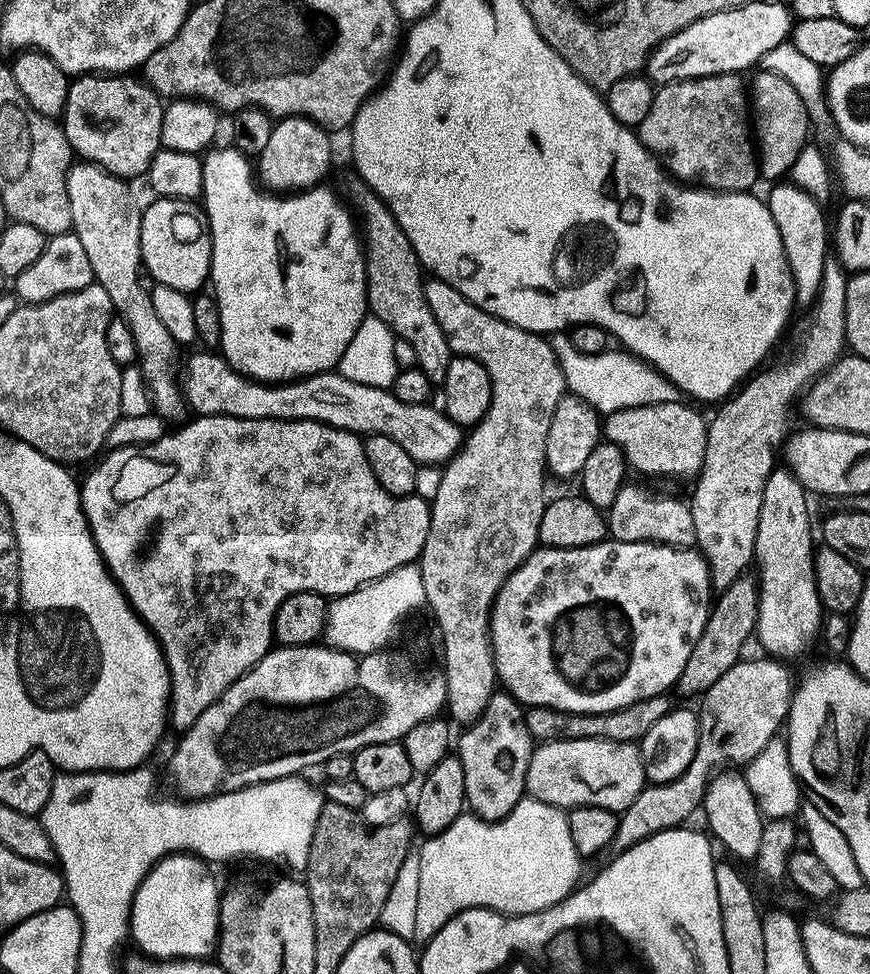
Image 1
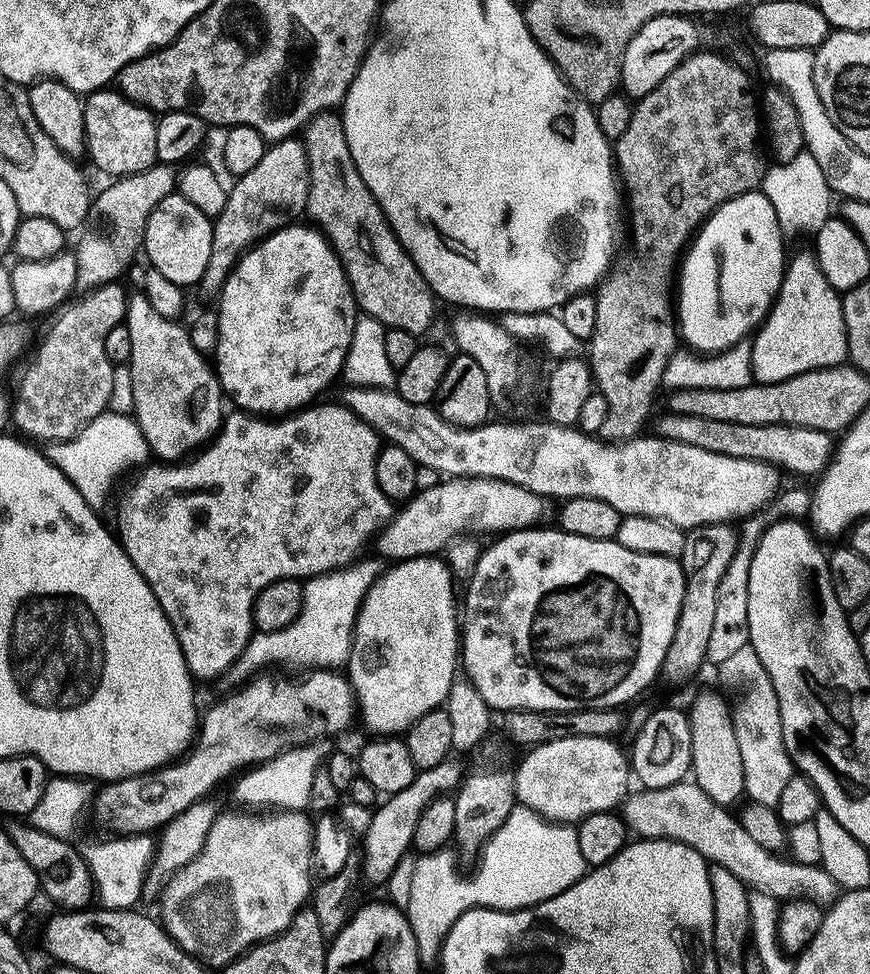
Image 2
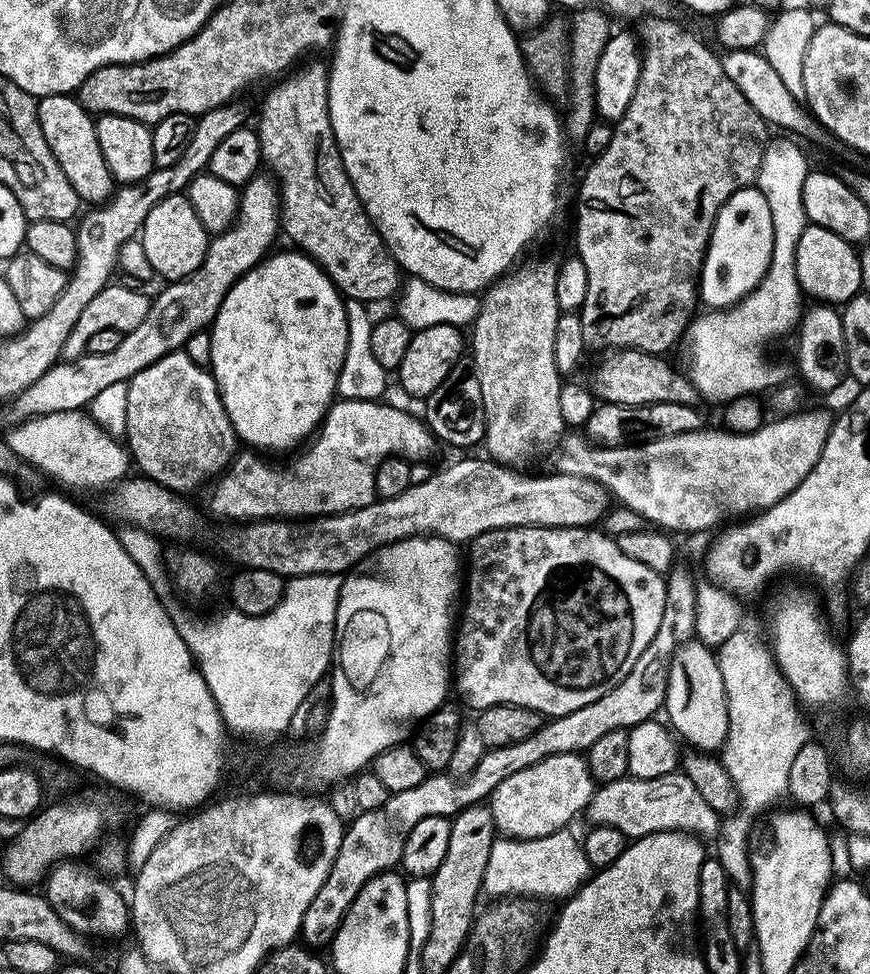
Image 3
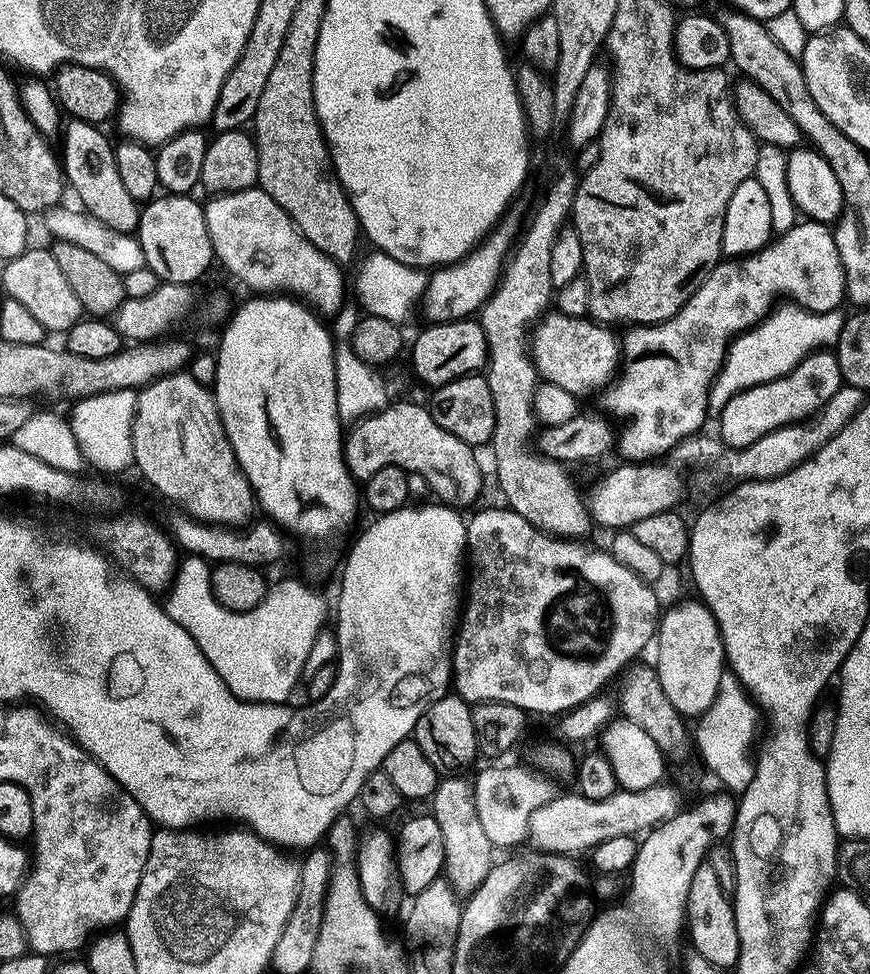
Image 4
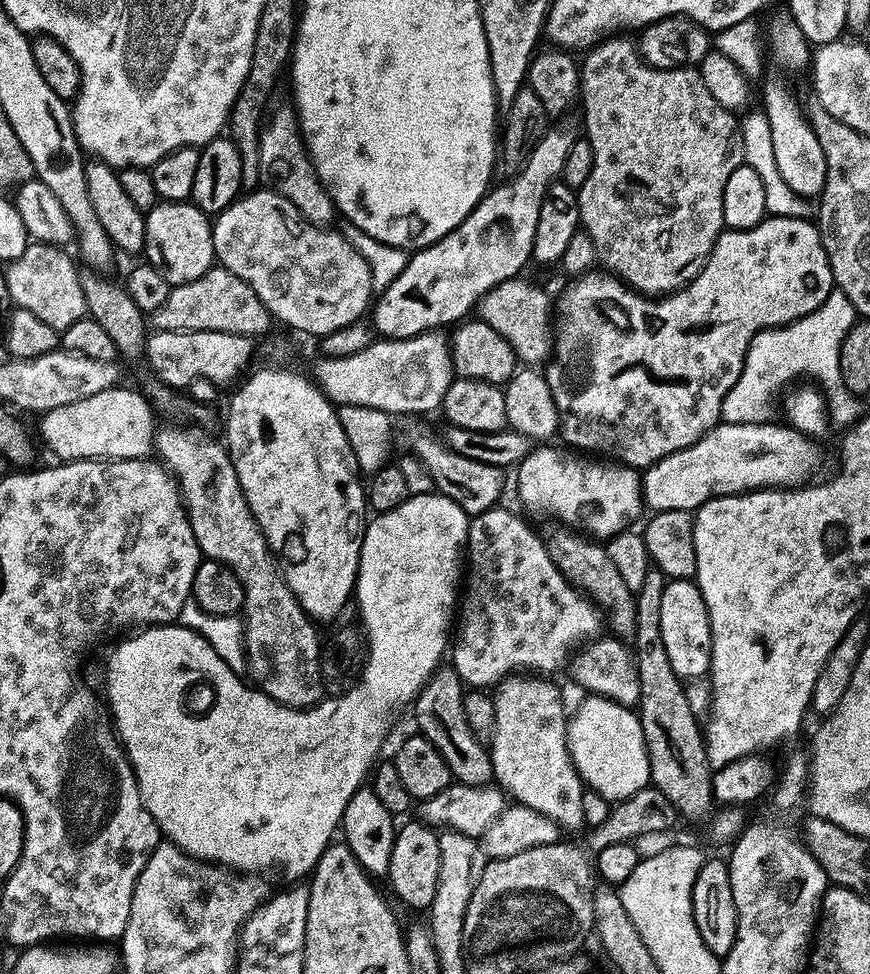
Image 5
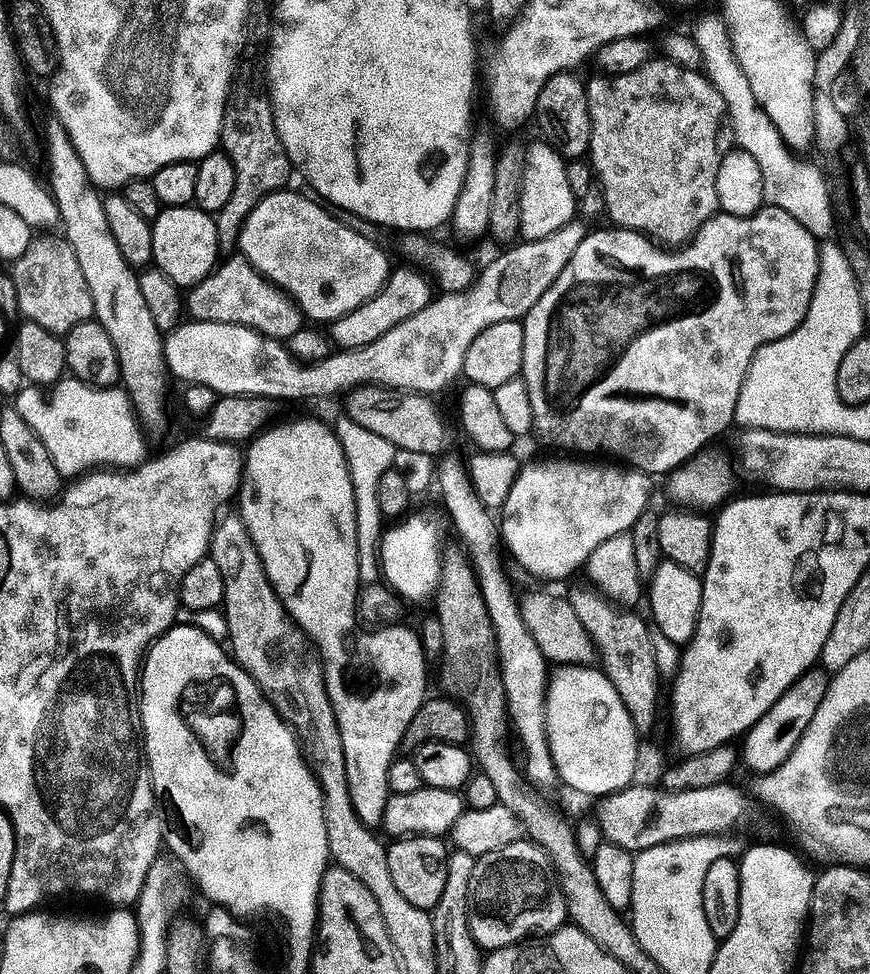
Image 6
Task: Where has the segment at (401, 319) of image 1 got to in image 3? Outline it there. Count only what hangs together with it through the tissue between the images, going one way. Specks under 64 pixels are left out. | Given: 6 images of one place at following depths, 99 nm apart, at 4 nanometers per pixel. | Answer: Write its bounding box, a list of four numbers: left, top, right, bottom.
[258,58,402,306]

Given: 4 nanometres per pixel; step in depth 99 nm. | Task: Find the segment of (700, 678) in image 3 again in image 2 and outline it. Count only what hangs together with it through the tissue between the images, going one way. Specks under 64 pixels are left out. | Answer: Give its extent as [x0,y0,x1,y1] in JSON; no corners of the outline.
[689,692,746,808]

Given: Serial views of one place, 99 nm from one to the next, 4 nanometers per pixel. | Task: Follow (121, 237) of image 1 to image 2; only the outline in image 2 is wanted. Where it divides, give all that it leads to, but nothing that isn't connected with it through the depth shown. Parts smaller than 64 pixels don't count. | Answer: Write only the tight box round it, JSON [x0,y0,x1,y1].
[126,294,226,462]

